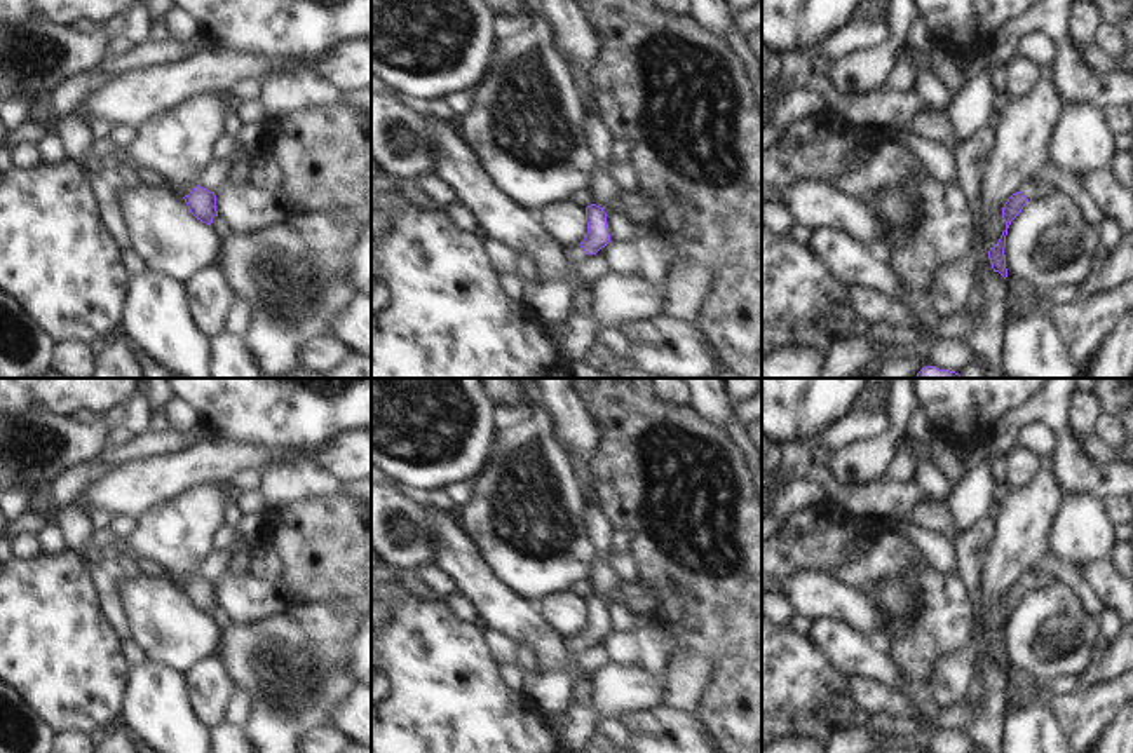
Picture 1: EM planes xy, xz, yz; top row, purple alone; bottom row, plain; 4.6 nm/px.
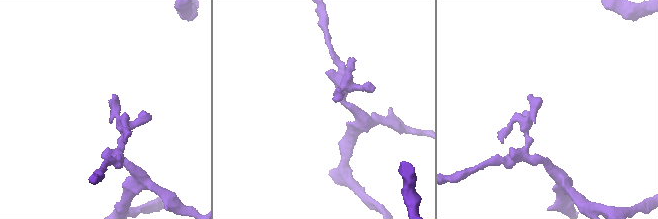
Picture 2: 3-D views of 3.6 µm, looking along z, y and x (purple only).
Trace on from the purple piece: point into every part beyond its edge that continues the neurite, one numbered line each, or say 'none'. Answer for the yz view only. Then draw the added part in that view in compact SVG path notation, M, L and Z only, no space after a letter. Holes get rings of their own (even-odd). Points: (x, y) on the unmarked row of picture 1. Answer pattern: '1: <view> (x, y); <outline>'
1: yz (1029, 579); M1028 570L1018 582L1021 582L1027 589L1035 589L1037 577L1039 577L1037 570Z

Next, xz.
1: xz (572, 645); M579 634L568 636L563 641L565 654L572 657L582 654L587 647L589 645Z

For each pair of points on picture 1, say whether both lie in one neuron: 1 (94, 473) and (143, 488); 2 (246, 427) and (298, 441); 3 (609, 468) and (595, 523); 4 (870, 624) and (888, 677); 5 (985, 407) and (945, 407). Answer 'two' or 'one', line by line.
1: two
2: one
3: two
4: two
5: one

